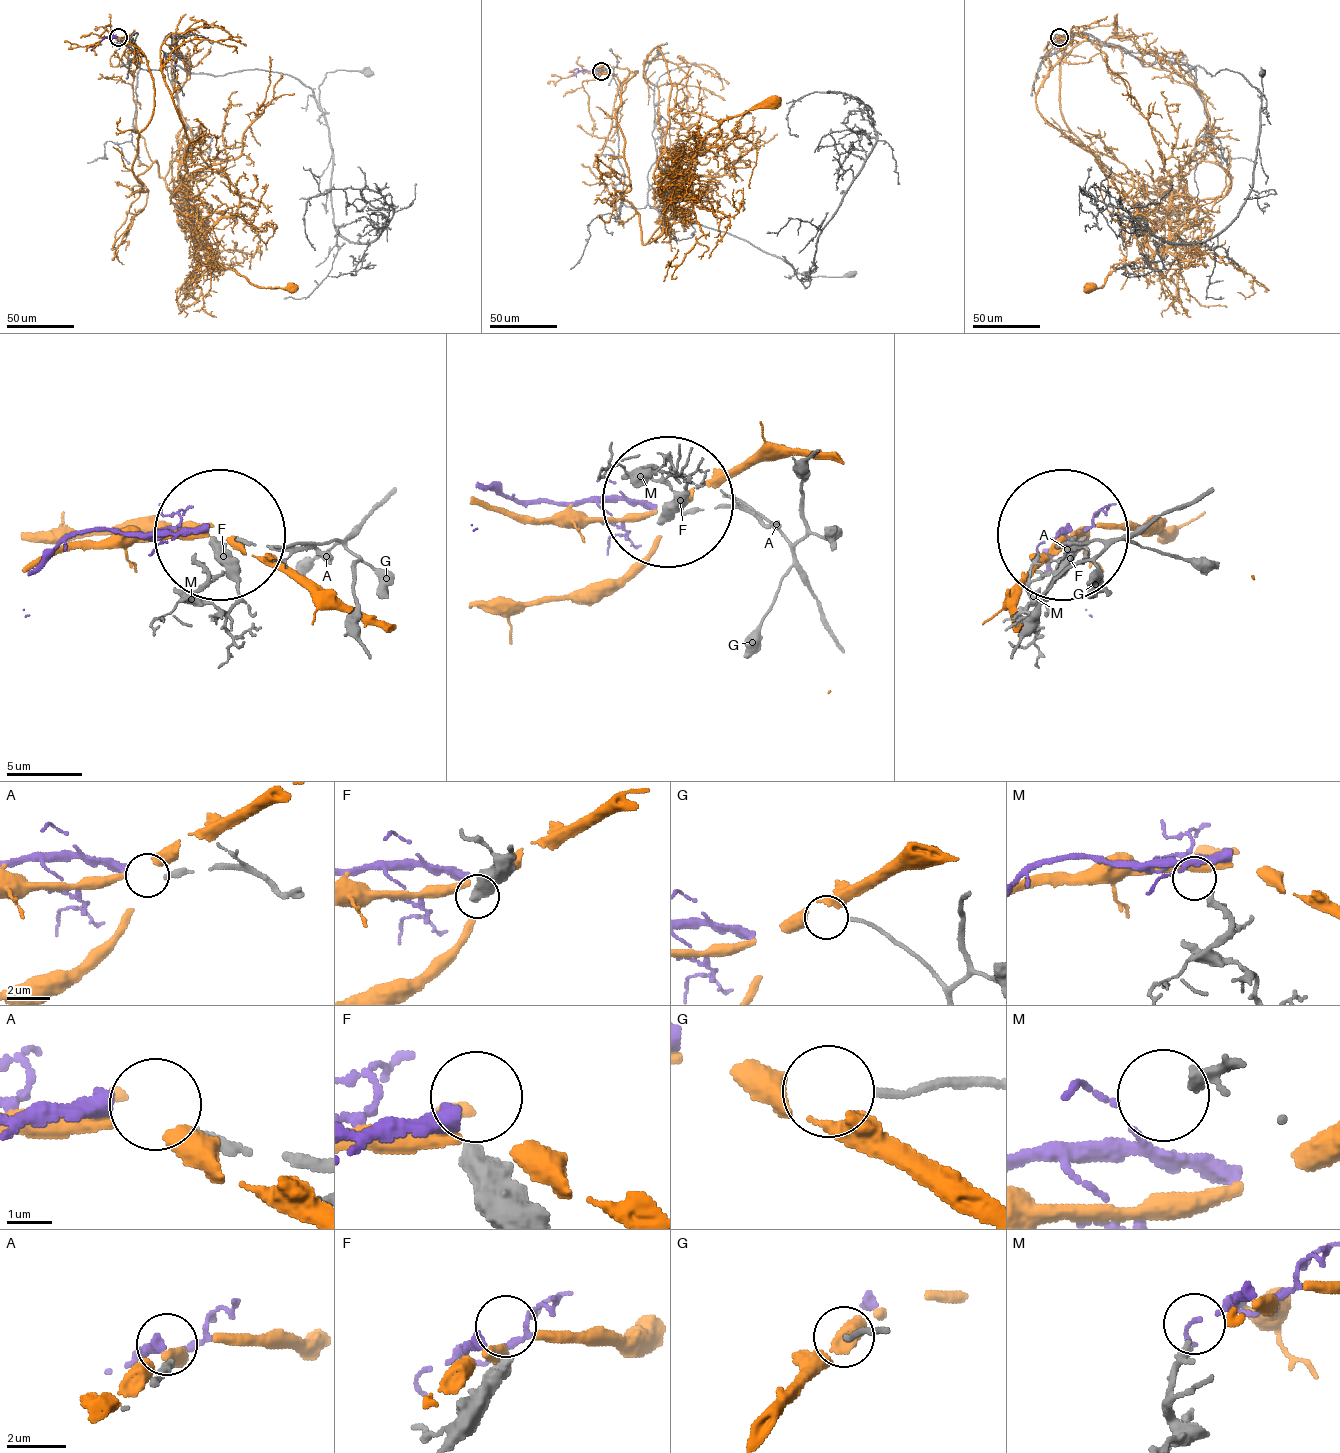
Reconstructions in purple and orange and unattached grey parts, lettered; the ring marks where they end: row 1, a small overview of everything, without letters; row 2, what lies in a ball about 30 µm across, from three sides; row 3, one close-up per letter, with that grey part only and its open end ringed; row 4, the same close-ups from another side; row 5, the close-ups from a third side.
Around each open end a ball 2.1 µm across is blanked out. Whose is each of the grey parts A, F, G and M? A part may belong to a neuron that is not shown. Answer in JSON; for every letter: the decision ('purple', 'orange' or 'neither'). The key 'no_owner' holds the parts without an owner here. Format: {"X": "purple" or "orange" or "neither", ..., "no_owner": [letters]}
{"A": "purple", "F": "neither", "G": "neither", "M": "neither", "no_owner": ["F", "G", "M"]}

